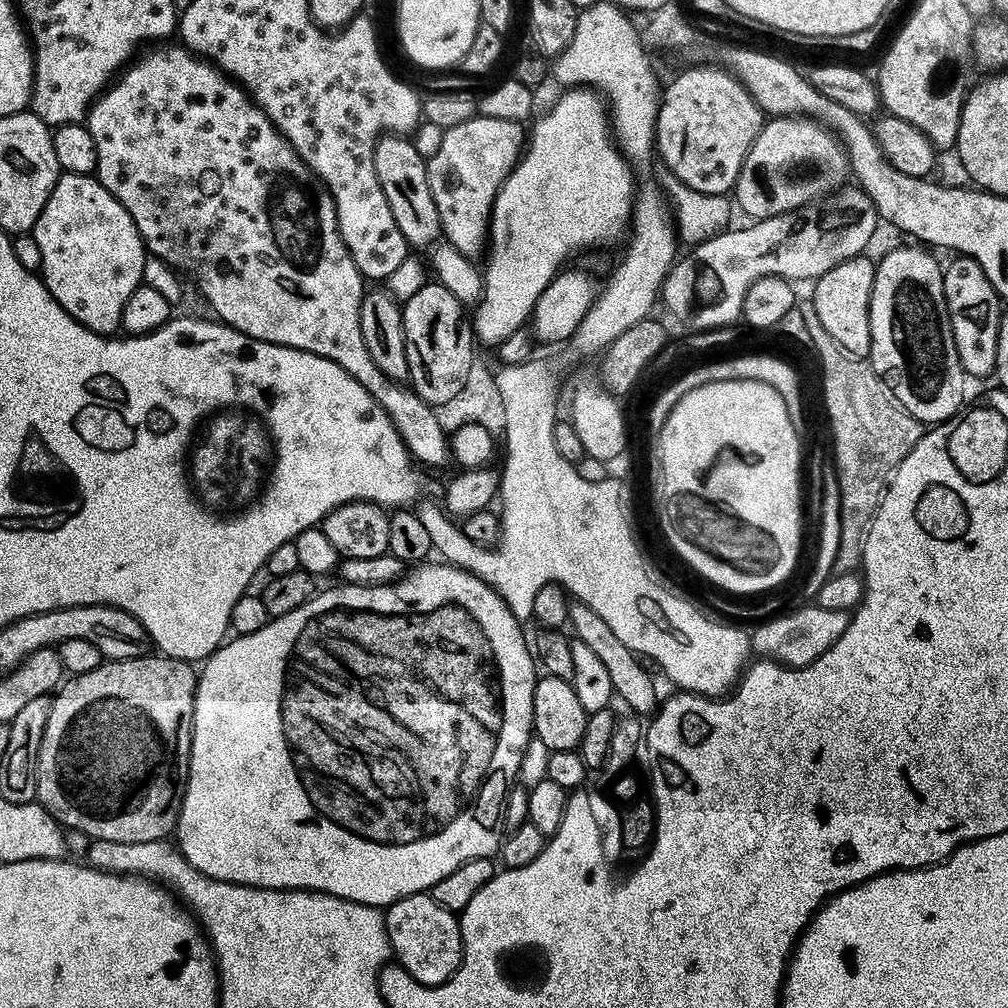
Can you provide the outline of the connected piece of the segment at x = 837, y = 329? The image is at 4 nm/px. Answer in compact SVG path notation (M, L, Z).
M861 254L834 266L834 270L826 270L814 282L816 288L810 292L814 302L814 310L818 310L818 318L822 326L850 354L867 357L872 339L870 338L870 298L876 277L877 265L867 260L867 255Z

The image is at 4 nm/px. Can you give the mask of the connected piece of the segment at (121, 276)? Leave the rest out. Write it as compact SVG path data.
M64 172L56 180L36 225L30 235L41 251L42 279L50 294L79 324L95 332L112 334L120 328L126 298L142 283L146 255L144 240L130 214L102 186L95 175Z

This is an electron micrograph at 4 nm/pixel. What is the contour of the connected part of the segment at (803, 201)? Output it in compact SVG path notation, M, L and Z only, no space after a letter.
M777 116L769 119L760 129L758 138L750 146L746 154L746 162L736 179L734 204L753 221L765 220L778 214L795 212L821 198L833 193L845 183L850 176L848 153L844 145L825 125L803 116Z

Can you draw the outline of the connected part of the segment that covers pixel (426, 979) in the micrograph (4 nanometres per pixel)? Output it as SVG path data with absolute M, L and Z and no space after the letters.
M415 892L383 909L384 929L388 932L391 955L420 984L433 988L444 984L460 969L464 939L457 913L438 906L428 892Z

